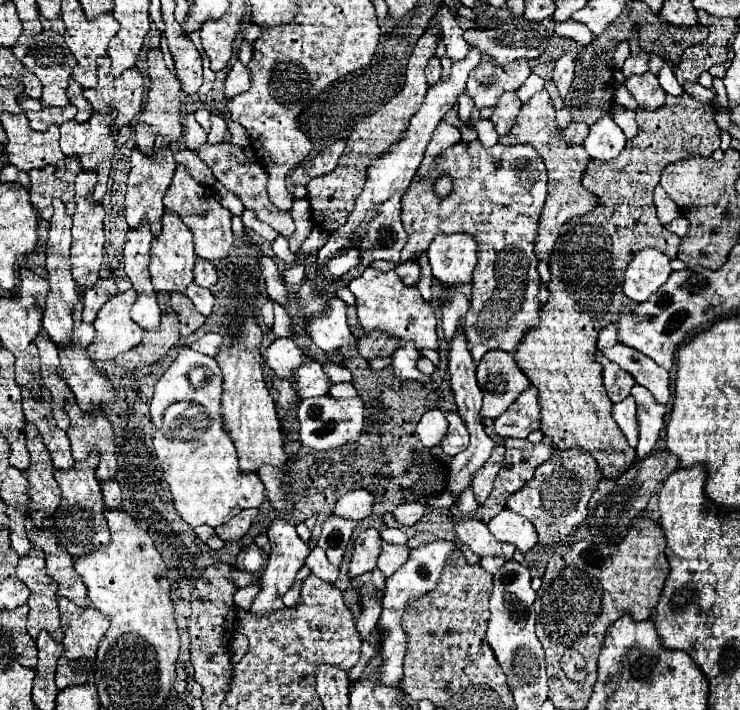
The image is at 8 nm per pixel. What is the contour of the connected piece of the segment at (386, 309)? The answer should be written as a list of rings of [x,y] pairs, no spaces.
[[[366,268],[364,274],[348,284],[350,292],[356,298],[356,310],[360,328],[364,332],[380,330],[392,336],[398,336],[398,346],[402,348],[408,342],[414,342],[416,350],[438,350],[438,336],[436,336],[436,316],[432,302],[426,302],[416,286],[406,286],[394,270],[378,272],[374,268]]]

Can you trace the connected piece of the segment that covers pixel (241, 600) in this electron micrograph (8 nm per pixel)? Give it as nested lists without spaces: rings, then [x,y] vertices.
[[[250,584],[246,588],[240,588],[236,594],[234,594],[234,604],[238,610],[250,610],[250,604],[252,600],[256,598],[256,594],[260,592],[260,584]]]

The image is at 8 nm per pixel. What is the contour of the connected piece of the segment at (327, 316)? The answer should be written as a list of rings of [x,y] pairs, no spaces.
[[[334,298],[330,310],[324,314],[314,314],[308,322],[304,322],[304,330],[312,338],[312,342],[328,350],[354,350],[358,340],[352,336],[346,322],[346,304],[340,298]]]

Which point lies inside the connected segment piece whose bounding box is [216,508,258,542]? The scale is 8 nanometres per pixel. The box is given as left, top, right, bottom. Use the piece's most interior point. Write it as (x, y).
(235, 528)

